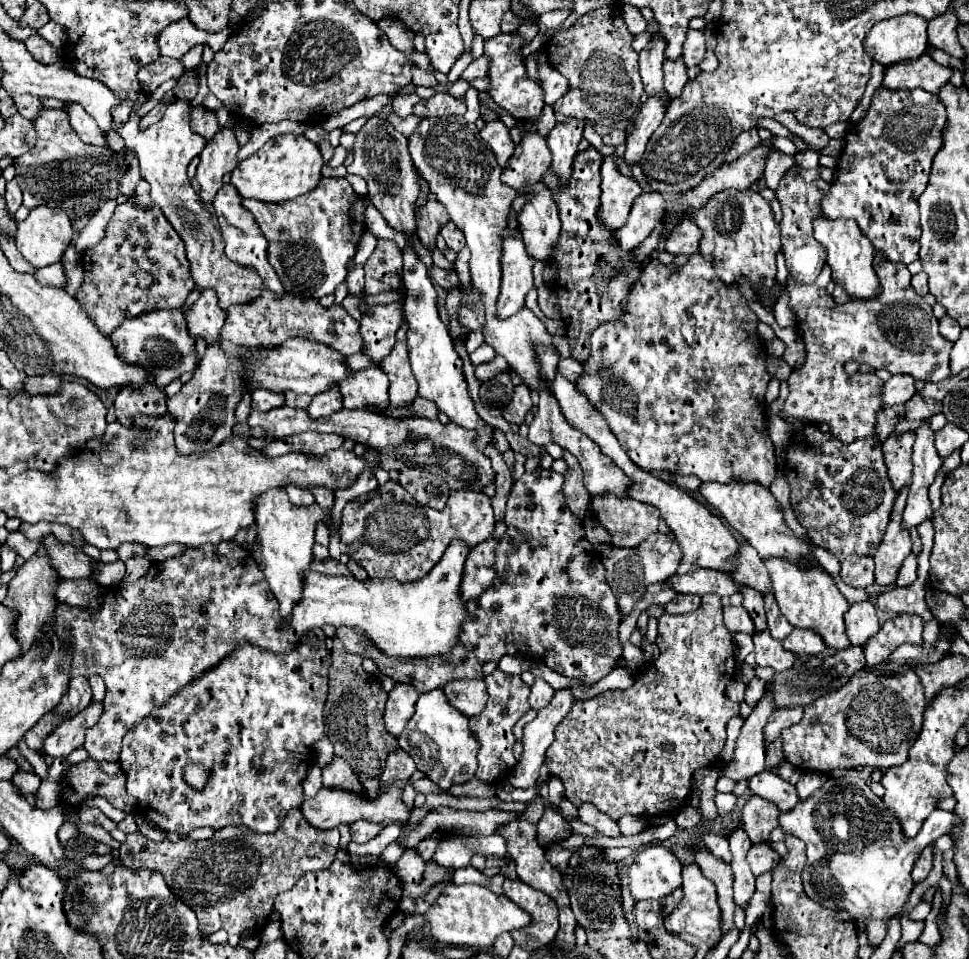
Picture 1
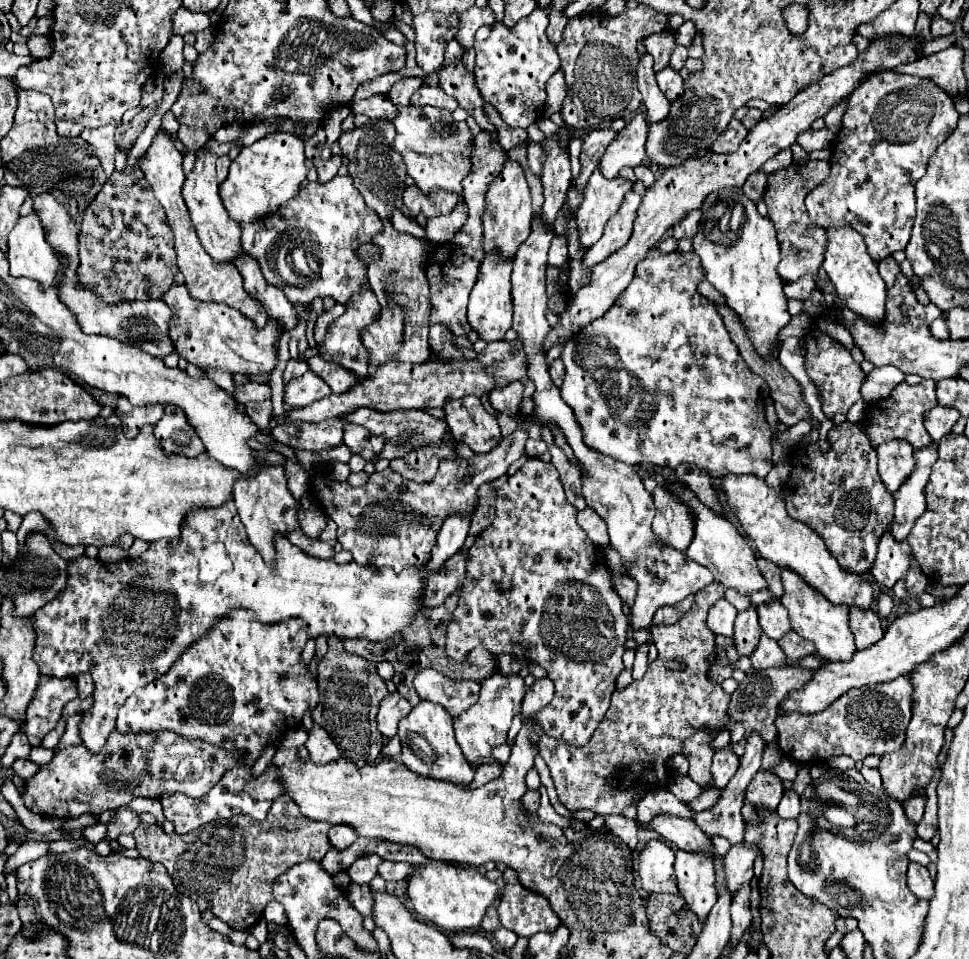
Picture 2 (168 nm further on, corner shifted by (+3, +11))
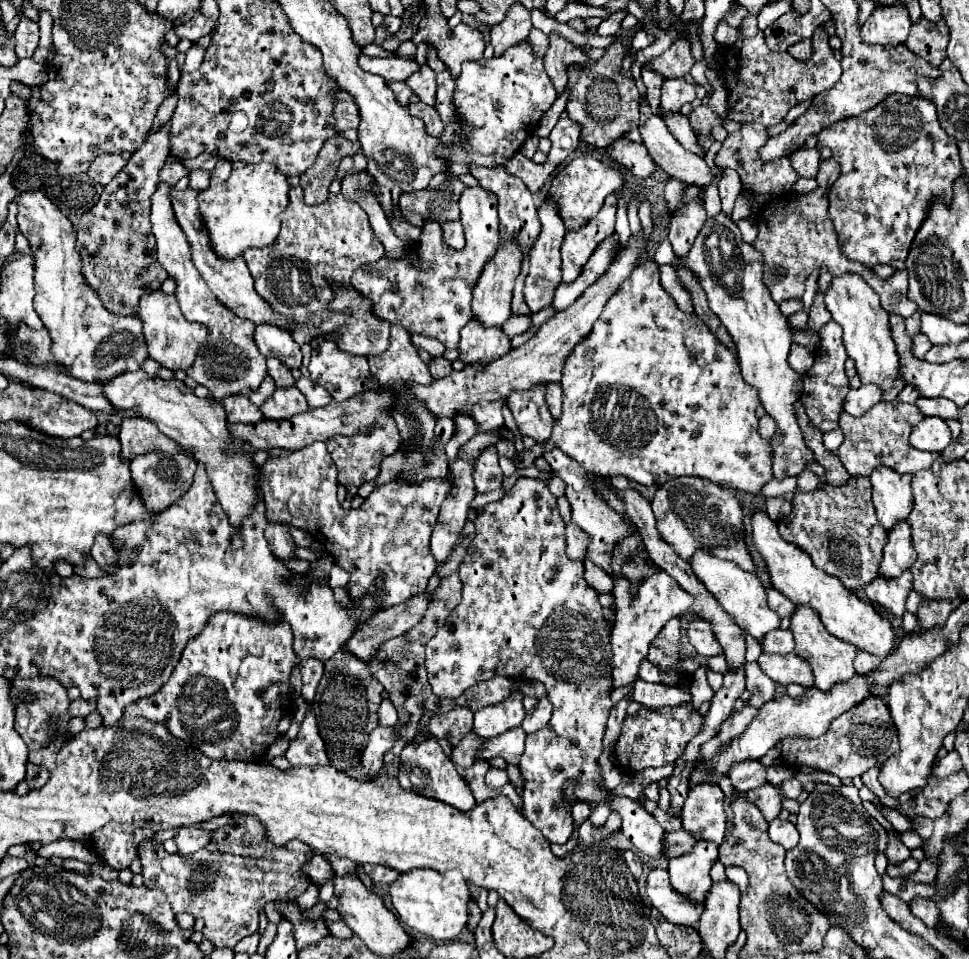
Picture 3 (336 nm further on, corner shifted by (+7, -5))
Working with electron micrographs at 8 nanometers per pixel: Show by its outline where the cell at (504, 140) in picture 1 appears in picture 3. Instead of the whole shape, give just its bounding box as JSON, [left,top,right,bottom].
[350,188,498,348]

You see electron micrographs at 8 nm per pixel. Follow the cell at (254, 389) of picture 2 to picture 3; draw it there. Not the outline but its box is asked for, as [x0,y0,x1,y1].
[222,394,262,424]

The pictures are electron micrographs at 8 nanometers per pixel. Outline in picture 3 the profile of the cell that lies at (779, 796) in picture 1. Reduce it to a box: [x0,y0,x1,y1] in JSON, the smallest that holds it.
[768,818,798,850]

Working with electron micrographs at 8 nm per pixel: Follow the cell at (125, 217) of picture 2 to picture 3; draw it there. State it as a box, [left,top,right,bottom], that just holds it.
[78,122,170,316]

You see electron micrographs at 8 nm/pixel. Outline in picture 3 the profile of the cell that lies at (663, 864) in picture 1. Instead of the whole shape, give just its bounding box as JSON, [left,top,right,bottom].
[646,868,704,926]

